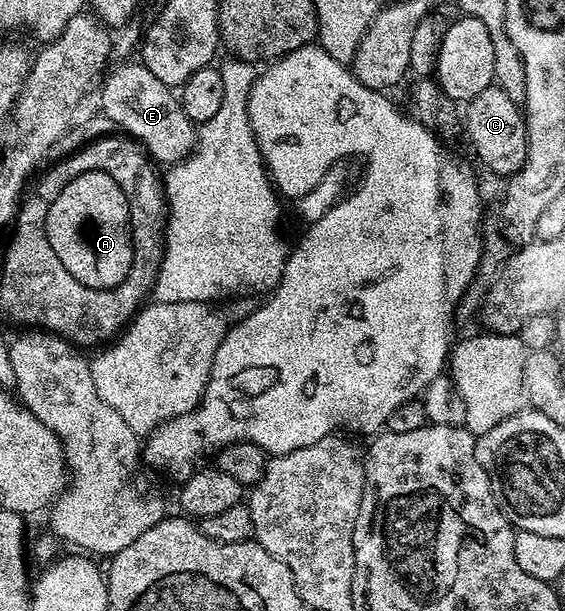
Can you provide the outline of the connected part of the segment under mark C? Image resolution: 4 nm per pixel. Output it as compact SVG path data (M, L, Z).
M498 85L484 88L480 96L476 96L465 107L464 110L464 130L470 137L470 142L474 145L474 154L491 170L494 174L499 174L502 180L508 180L524 164L526 153L528 152L528 140L526 139L526 119L519 103L514 102Z

